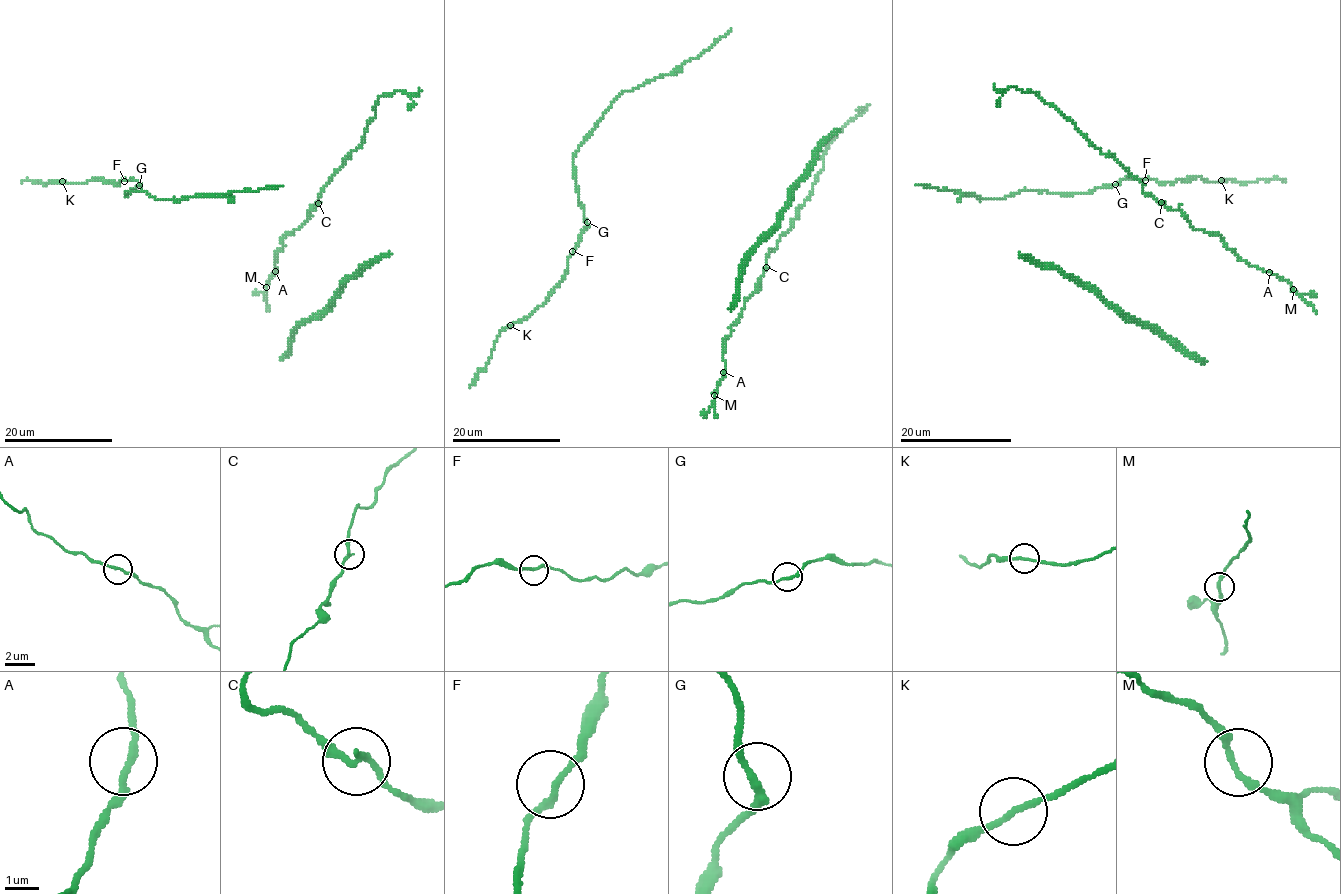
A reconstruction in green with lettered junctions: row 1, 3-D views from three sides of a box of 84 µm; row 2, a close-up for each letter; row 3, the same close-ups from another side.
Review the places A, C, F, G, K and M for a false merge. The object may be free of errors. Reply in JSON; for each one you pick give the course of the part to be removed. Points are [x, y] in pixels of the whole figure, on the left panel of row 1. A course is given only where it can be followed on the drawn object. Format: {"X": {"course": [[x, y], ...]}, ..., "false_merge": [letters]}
{"false_merge": []}

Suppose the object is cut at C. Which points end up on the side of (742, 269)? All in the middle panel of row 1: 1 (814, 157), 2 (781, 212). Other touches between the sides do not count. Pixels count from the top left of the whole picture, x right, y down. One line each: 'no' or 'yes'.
1: yes
2: yes

